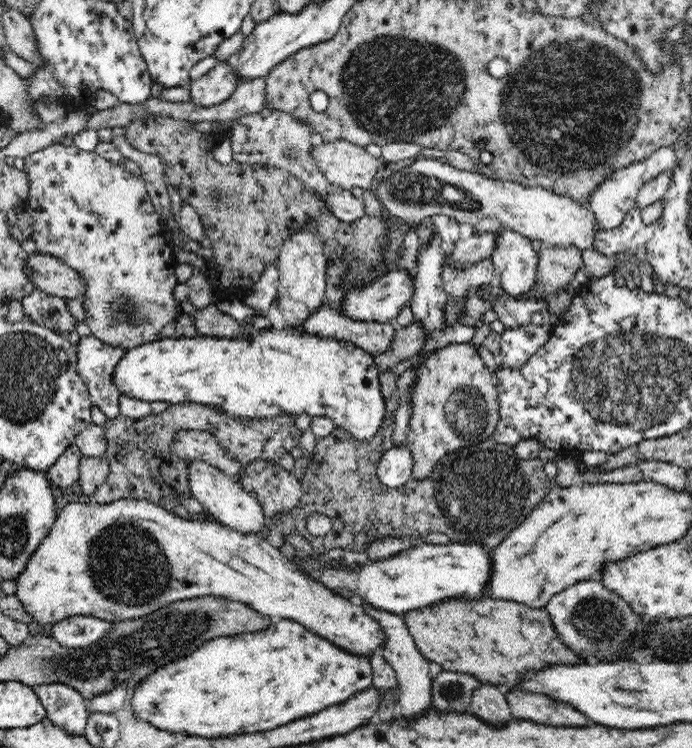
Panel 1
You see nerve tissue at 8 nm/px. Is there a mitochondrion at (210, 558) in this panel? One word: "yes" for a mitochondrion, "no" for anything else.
no

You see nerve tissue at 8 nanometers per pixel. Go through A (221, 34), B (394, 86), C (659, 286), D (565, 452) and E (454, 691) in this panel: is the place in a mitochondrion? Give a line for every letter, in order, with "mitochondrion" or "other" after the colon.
A: other
B: mitochondrion
C: other
D: other
E: mitochondrion

